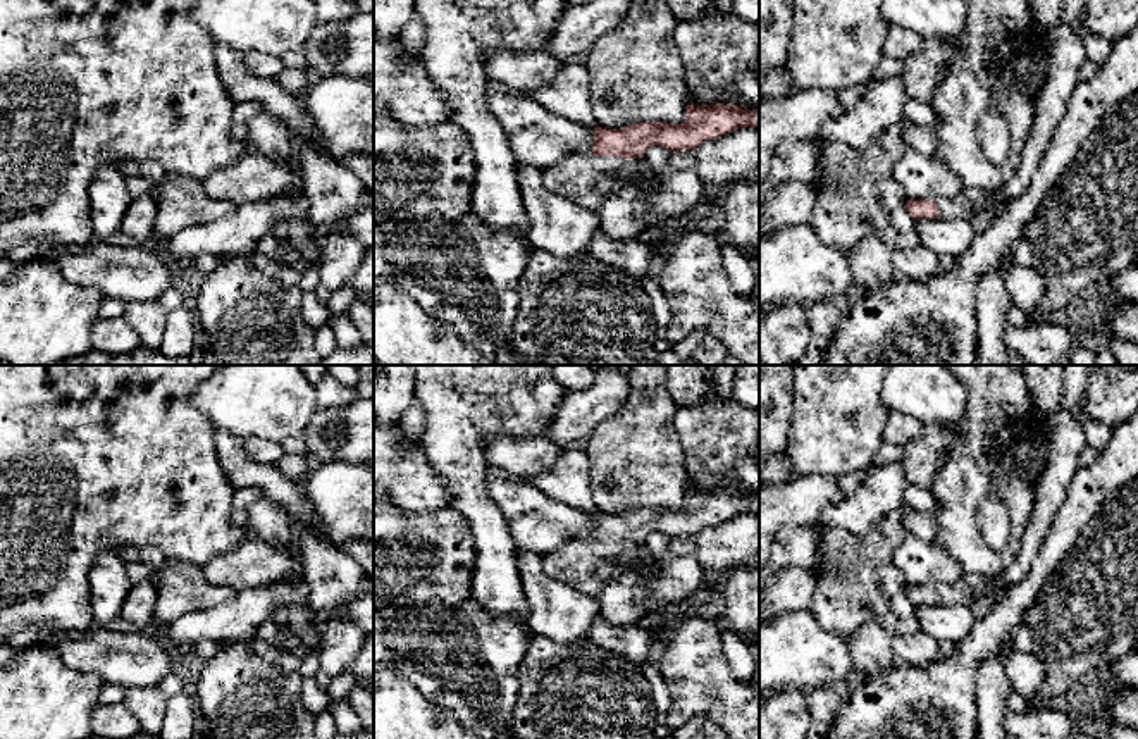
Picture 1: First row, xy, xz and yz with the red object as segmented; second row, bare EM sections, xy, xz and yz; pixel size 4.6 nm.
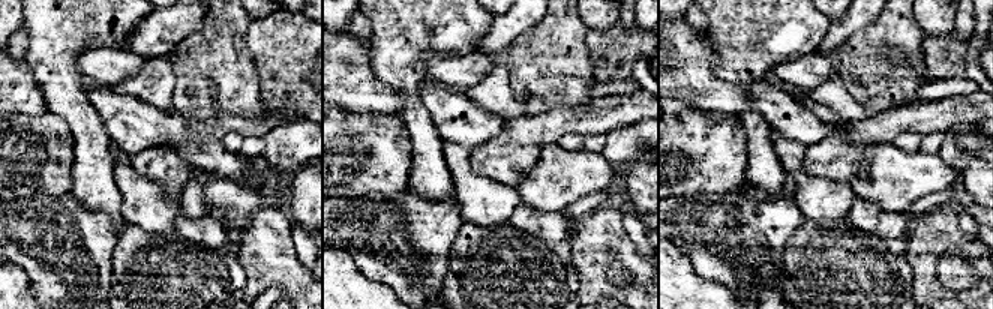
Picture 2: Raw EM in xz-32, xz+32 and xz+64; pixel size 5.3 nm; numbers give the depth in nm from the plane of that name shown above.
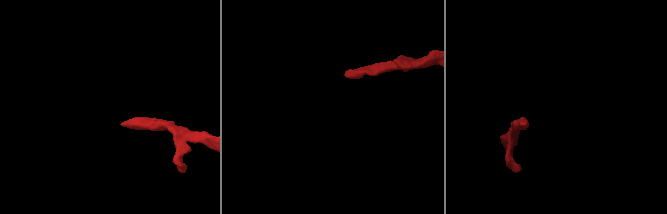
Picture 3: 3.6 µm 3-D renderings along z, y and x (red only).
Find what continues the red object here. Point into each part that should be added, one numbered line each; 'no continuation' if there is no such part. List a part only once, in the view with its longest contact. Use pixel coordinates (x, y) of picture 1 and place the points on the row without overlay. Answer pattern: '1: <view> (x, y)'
1: xz (587, 565)

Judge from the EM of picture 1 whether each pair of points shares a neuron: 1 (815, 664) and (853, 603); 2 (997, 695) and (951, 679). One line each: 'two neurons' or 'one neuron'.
1: two neurons
2: two neurons

